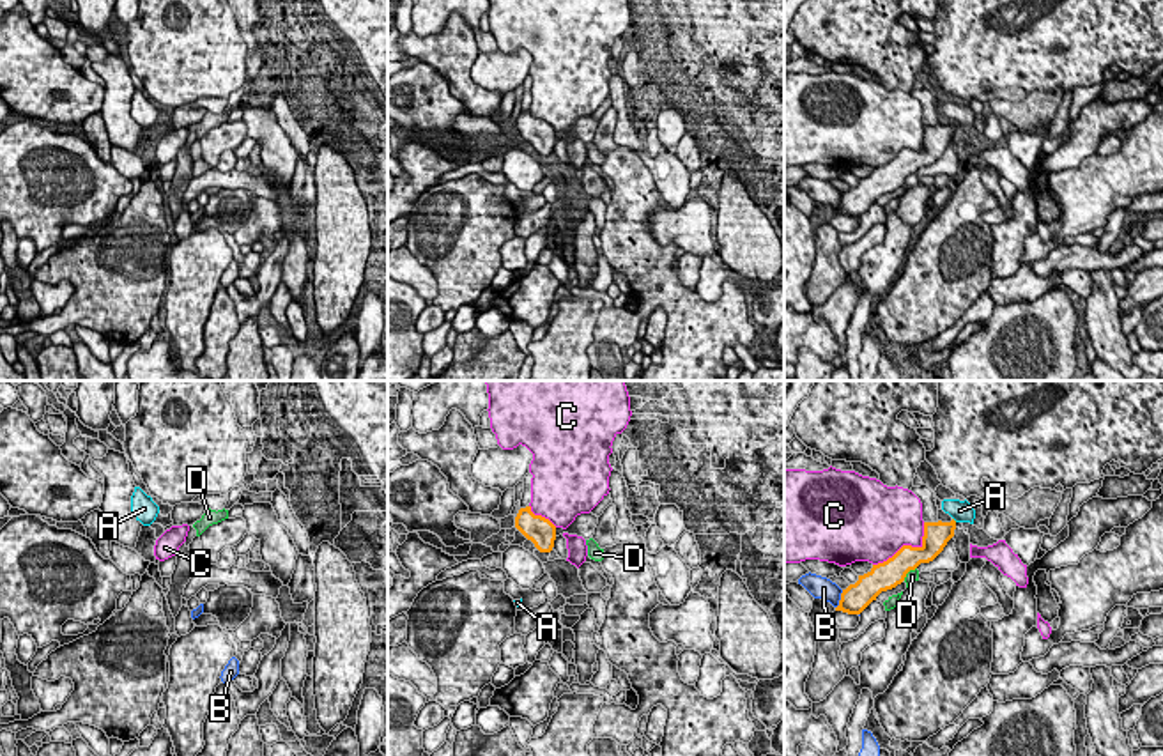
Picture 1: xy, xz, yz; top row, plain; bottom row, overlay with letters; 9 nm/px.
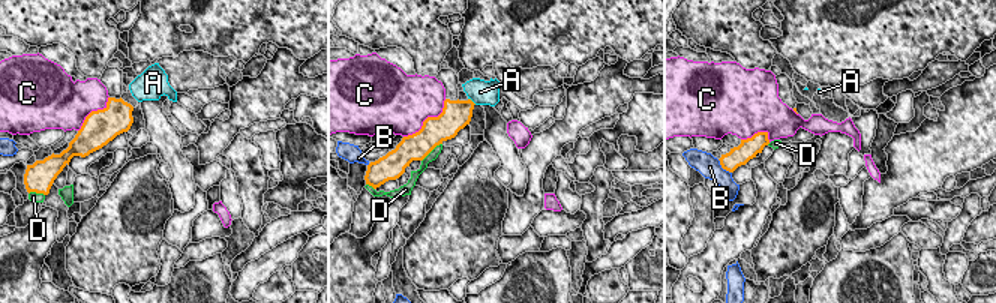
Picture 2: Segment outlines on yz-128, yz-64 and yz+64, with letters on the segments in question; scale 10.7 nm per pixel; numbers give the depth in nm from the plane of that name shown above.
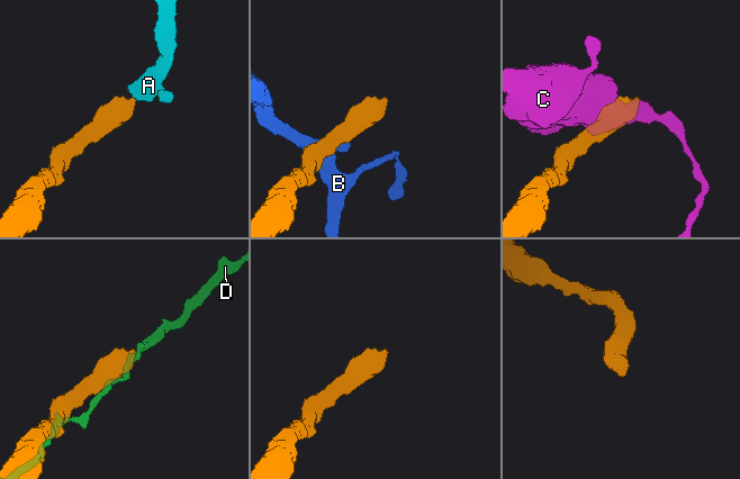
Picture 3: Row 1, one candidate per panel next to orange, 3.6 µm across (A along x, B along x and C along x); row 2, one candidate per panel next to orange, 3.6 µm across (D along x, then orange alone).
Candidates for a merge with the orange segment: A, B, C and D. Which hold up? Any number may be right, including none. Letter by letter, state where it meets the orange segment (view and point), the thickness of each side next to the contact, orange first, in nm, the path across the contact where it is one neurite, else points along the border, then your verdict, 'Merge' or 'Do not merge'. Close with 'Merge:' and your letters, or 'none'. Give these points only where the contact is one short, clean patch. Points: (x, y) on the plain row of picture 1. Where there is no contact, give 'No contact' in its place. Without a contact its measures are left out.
A: No contact. Merge
B: Touches orange at yz (841, 202). Thickness 240 nm (orange) against 200 nm. Do not merge
C: Touches orange at yz (907, 149). Thickness 220 nm (orange) against 460 nm. Do not merge
D: Touches orange at yz (908, 174). Thickness 260 nm (orange) against 120 nm. Do not merge
Merge: A

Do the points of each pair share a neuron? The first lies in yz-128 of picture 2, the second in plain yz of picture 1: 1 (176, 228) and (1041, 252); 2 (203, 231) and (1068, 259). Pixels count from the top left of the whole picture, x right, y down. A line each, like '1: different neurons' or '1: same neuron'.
1: different neurons
2: same neuron

